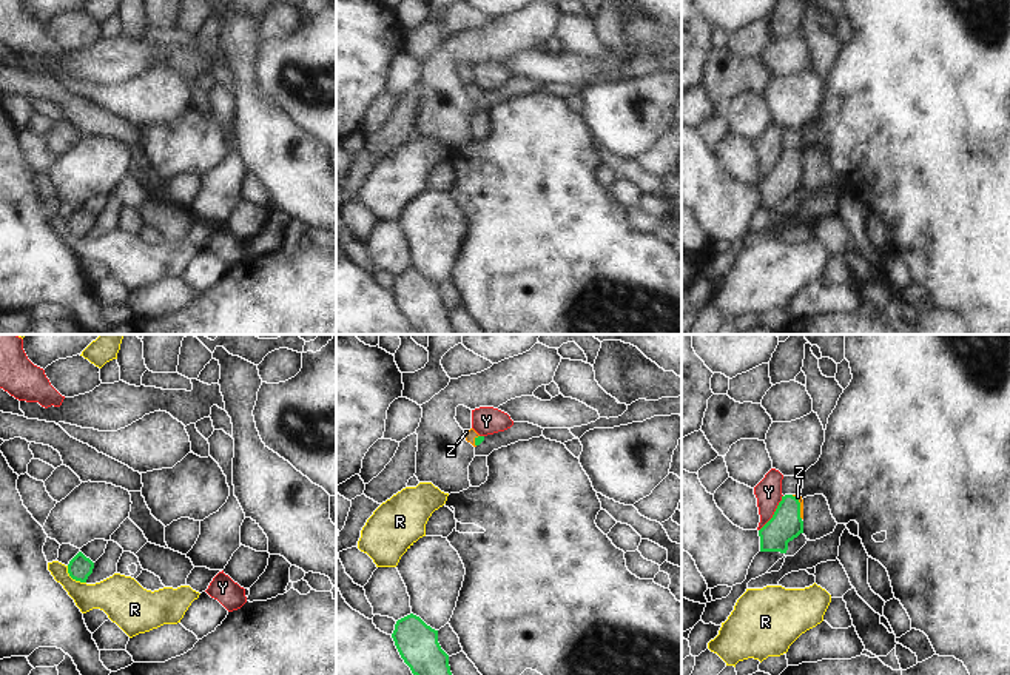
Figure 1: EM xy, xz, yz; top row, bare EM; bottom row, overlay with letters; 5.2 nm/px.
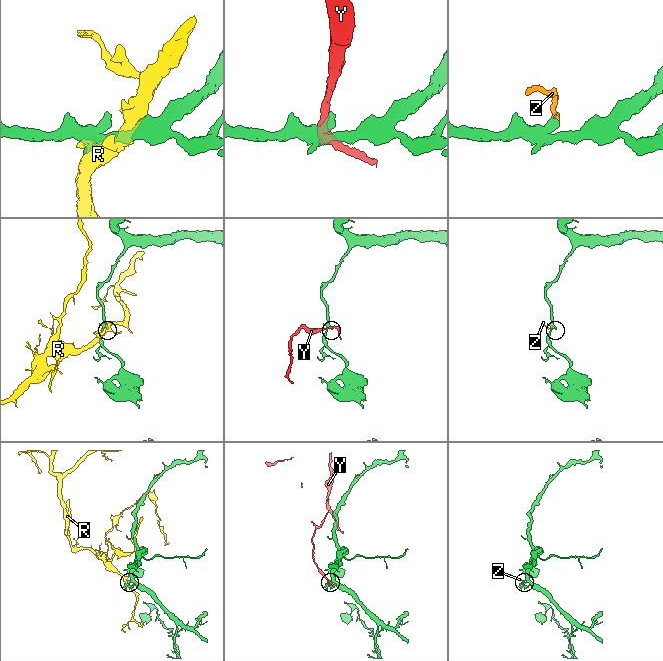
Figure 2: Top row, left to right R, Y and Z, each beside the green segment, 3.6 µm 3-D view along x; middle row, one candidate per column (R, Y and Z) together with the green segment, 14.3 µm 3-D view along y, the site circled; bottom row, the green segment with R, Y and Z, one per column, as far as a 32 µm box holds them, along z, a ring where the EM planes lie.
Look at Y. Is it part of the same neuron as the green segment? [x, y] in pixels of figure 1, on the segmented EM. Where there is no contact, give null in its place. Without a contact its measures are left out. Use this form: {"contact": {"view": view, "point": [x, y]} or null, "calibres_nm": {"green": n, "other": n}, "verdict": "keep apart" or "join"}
{"contact": {"view": "yz", "point": [774, 513]}, "calibres_nm": {"green": 160, "other": 140}, "verdict": "keep apart"}

